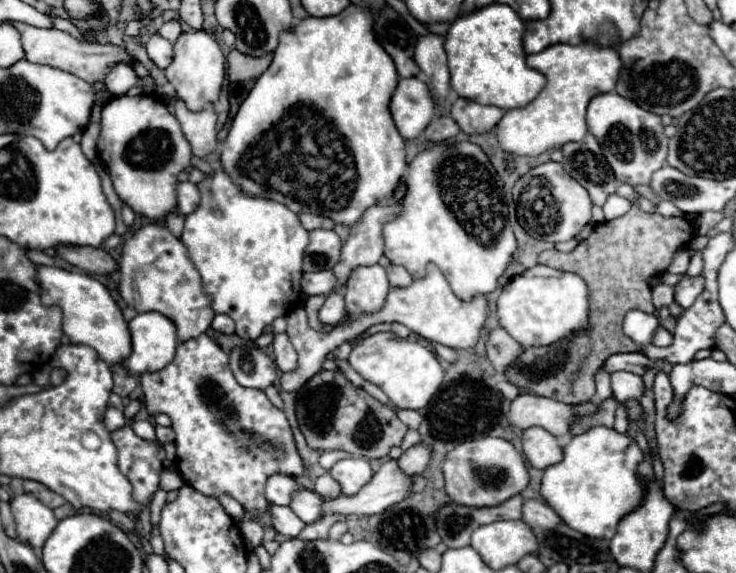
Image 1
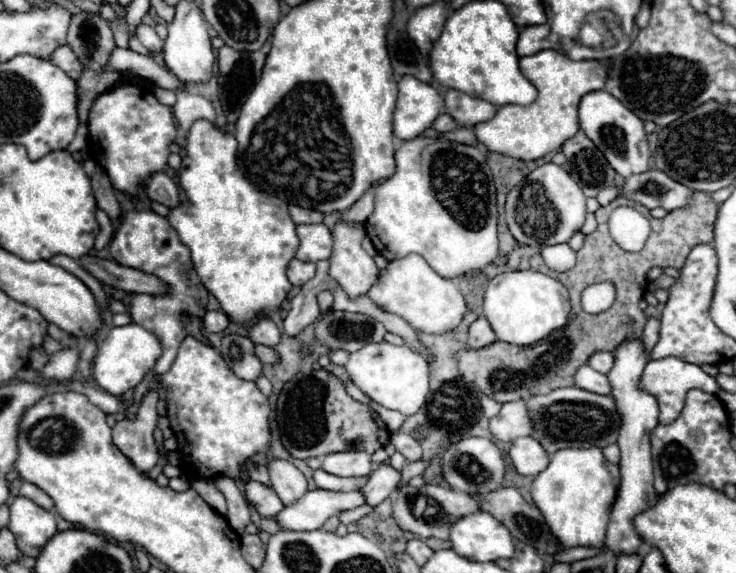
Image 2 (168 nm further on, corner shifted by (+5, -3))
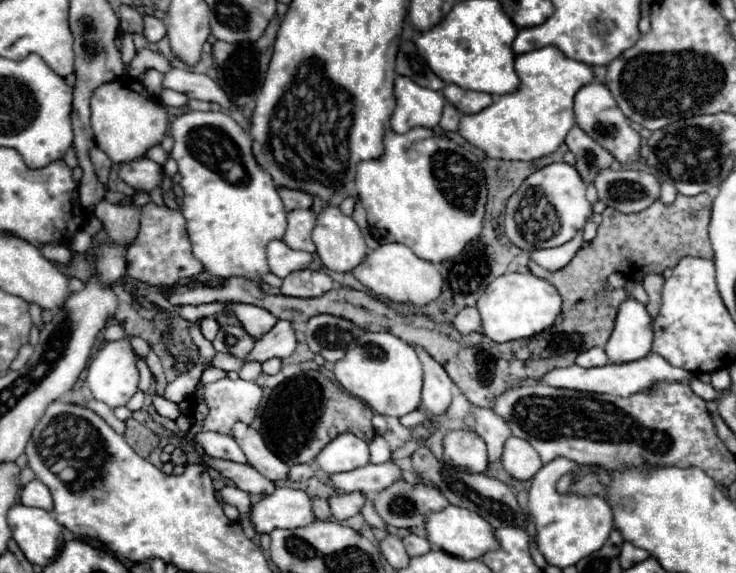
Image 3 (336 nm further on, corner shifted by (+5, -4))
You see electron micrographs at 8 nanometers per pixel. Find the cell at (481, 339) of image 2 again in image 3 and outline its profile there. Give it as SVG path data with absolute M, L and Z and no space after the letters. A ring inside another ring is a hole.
M476 307L460 309L458 315L454 317L454 327L464 335L468 335L472 331L480 331L482 323L480 323L480 313L476 311Z

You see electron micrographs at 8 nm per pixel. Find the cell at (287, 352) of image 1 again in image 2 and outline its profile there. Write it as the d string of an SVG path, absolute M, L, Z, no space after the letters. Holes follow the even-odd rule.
M262 316L250 330L248 330L248 336L254 344L264 344L264 346L270 346L270 348L276 348L280 344L280 328L268 318L268 316Z

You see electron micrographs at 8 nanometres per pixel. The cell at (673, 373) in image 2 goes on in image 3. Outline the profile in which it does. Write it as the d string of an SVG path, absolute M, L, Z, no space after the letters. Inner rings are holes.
M648 353L648 357L642 357L640 361L628 361L628 363L606 363L602 367L590 367L584 369L580 365L570 365L570 367L560 367L560 369L552 369L548 371L540 381L534 383L546 383L550 387L558 387L558 389L574 389L574 391L586 391L586 393L610 393L610 395L622 395L628 397L632 393L640 393L646 387L654 387L656 381L688 381L692 373L688 373L686 369L680 367L672 367L670 363L666 363L660 355L656 353Z

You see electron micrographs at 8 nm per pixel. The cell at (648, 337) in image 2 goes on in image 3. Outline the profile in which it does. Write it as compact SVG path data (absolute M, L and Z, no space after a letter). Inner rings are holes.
M644 273L642 277L642 285L648 293L648 311L652 317L658 315L660 309L660 295L662 295L662 287L664 287L664 277L658 273Z

